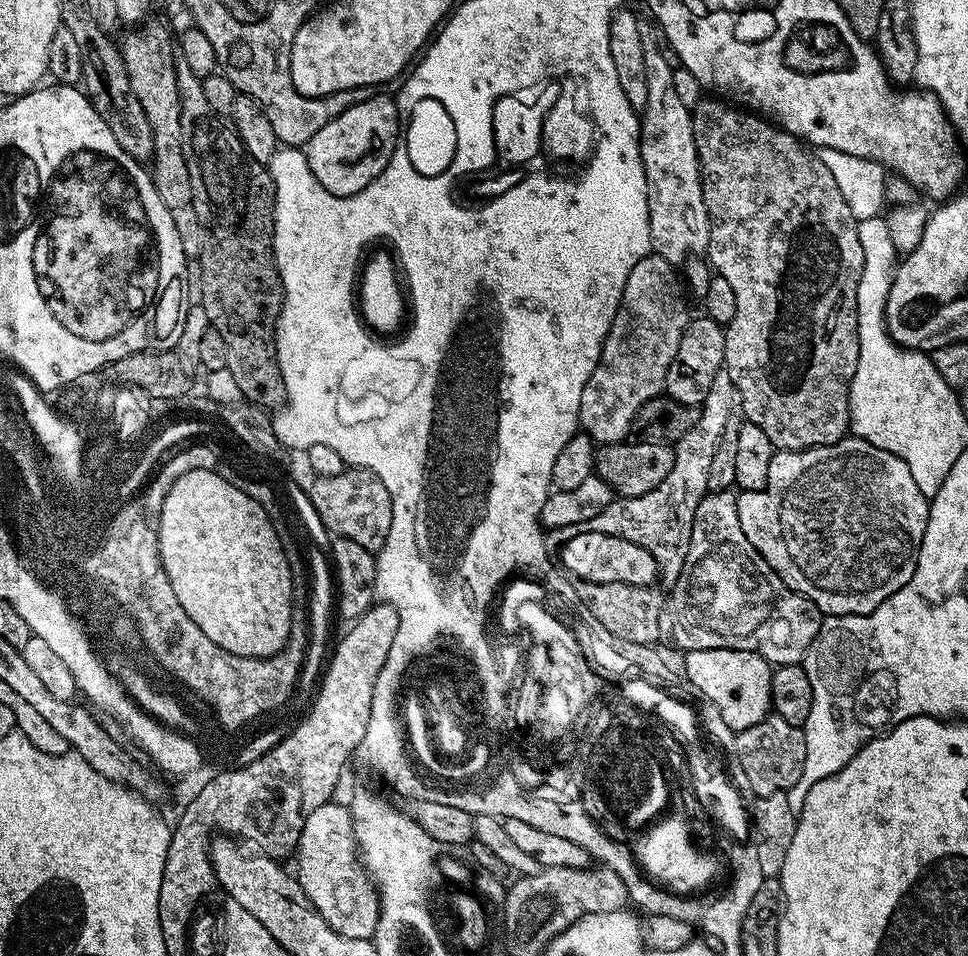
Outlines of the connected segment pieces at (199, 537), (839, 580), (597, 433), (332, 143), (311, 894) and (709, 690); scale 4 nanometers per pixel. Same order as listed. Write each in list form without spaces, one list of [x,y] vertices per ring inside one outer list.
[[[190,470],[190,474],[182,474],[182,478],[178,478],[178,482],[174,482],[174,486],[170,486],[170,494],[166,494],[166,498],[162,502],[158,521],[157,540],[160,543],[161,565],[165,574],[169,576],[170,586],[174,588],[183,610],[186,610],[186,614],[198,625],[202,634],[210,638],[210,642],[216,643],[222,651],[230,653],[235,658],[276,655],[287,644],[288,636],[291,634],[291,618],[294,615],[294,608],[292,608],[294,589],[290,566],[287,564],[286,554],[283,553],[279,534],[275,532],[272,521],[263,506],[250,494],[244,493],[239,483],[231,484],[226,477],[220,475],[219,471]]]
[[[853,435],[830,446],[804,448],[801,452],[777,451],[770,462],[768,485],[757,492],[741,491],[736,497],[738,522],[742,522],[742,534],[746,534],[746,542],[754,546],[757,554],[776,571],[778,578],[782,578],[782,582],[791,592],[797,592],[807,600],[812,600],[824,616],[868,616],[879,604],[886,602],[890,594],[902,590],[902,586],[910,582],[914,566],[918,562],[918,550],[926,534],[929,503],[929,497],[924,496],[922,490],[918,490],[914,478],[910,478],[910,468],[906,466],[906,462],[902,462],[902,458],[890,454],[890,450],[878,450],[878,446]]]
[[[649,254],[640,259],[638,266],[630,270],[630,278],[626,278],[620,309],[604,339],[600,361],[598,366],[594,366],[594,374],[590,374],[590,382],[586,382],[586,390],[582,390],[579,427],[583,435],[590,437],[597,445],[627,441],[638,410],[664,392],[666,370],[670,370],[670,362],[674,362],[674,354],[678,354],[678,342],[682,342],[682,334],[690,319],[688,304],[684,301],[684,292],[680,289],[676,272],[677,269],[666,262],[666,258]]]
[[[377,94],[366,102],[350,106],[350,110],[338,114],[334,122],[322,126],[322,130],[314,134],[312,141],[306,145],[308,165],[314,178],[318,178],[318,182],[322,182],[330,194],[358,194],[358,190],[370,186],[370,182],[382,174],[390,162],[400,134],[400,115],[395,99],[391,95]]]
[[[336,803],[318,806],[304,817],[302,834],[295,846],[294,875],[314,910],[326,918],[330,930],[342,934],[342,938],[371,940],[380,917],[380,894],[358,855],[352,809],[347,803]]]
[[[719,648],[684,652],[684,672],[688,680],[716,707],[729,733],[735,734],[762,722],[772,712],[773,665],[757,652]]]

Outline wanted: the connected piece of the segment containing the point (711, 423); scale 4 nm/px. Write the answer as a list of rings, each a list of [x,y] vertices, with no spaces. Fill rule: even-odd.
[[[721,370],[714,378],[714,386],[710,386],[710,394],[706,394],[698,422],[694,422],[694,427],[687,434],[682,434],[682,438],[674,446],[674,470],[666,474],[666,482],[650,490],[650,494],[617,499],[609,506],[607,514],[601,514],[592,521],[591,531],[624,536],[630,542],[647,548],[661,561],[672,560],[675,556],[677,561],[684,561],[690,550],[694,514],[700,500],[709,493],[710,461],[714,459],[714,450],[718,450],[718,442],[722,438],[722,430],[726,430],[726,422],[733,419],[737,404],[734,382],[728,371]]]

